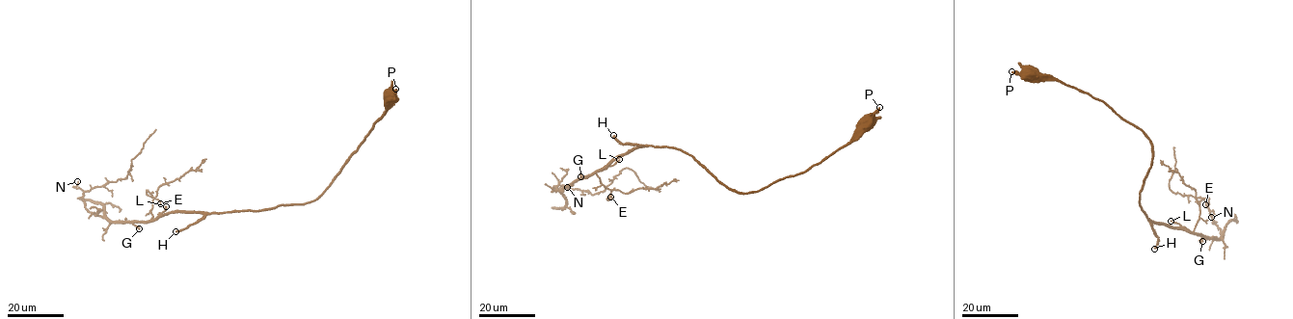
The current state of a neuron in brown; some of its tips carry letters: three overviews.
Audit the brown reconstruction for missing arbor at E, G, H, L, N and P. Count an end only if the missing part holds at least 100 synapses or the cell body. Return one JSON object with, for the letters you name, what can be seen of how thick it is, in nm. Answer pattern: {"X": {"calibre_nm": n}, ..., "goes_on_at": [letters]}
{"H": {"calibre_nm": 320}, "goes_on_at": ["H"]}

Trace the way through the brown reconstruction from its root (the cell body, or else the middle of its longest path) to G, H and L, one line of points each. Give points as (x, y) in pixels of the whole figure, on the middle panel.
G: (867, 120), (821, 161), (753, 192), (733, 191), (692, 156), (665, 146), (631, 149), (580, 176)
H: (867, 120), (864, 119), (847, 145), (821, 161), (750, 193), (733, 191), (680, 149), (624, 144), (613, 135)
L: (867, 120), (821, 161), (753, 192), (733, 191), (674, 148), (638, 147), (612, 158), (609, 166), (619, 159)

